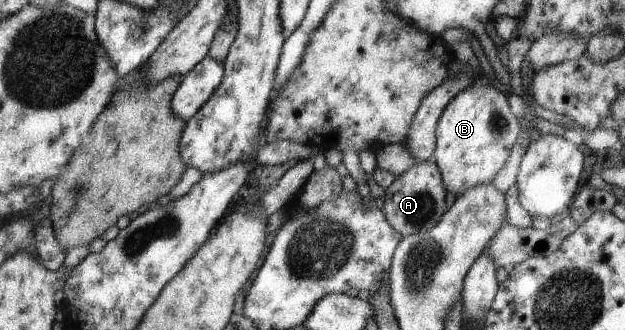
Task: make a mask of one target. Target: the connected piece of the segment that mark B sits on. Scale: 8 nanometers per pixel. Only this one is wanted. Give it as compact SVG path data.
M484 79L475 81L452 98L438 119L432 160L442 171L448 192L460 196L474 186L492 183L519 137L520 122L510 112L506 94Z

